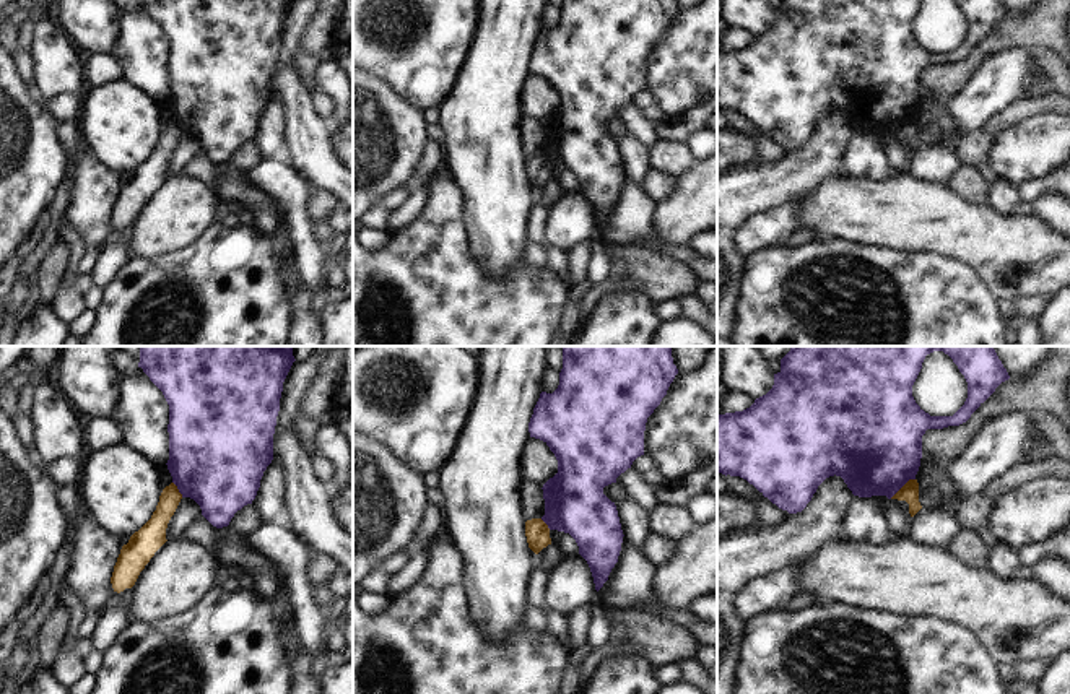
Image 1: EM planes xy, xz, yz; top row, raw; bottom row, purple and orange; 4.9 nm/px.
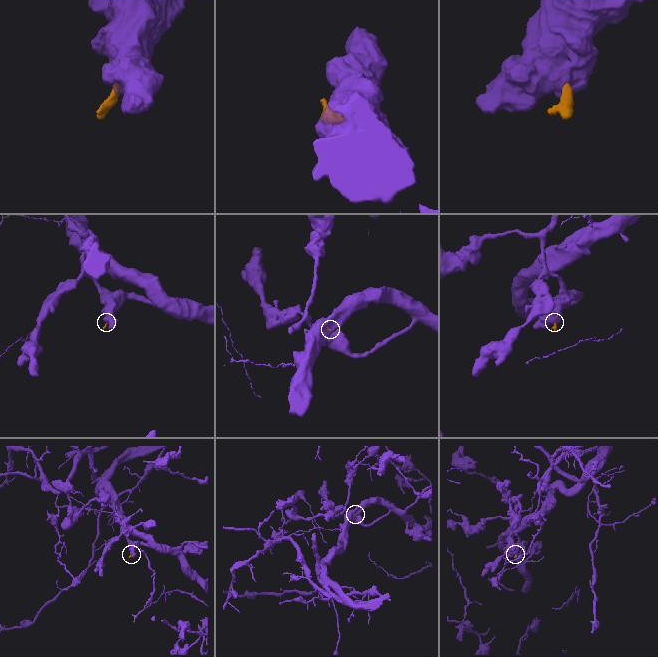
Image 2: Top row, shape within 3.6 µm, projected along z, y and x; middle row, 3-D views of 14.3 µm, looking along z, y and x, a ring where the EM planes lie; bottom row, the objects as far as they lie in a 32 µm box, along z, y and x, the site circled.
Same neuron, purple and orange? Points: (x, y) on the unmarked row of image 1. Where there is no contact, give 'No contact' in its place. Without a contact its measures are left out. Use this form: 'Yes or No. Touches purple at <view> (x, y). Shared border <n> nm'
No. Touches purple at yz (901, 122). Shared border 160 nm.

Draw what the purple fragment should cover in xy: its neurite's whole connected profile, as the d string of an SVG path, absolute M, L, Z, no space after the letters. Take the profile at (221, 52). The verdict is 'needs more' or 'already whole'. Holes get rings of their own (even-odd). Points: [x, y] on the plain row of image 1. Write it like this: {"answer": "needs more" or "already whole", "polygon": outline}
{"answer": "already whole", "polygon": "M138 0L169 41L167 106L182 133L194 135L216 164L252 140L273 96L283 18L293 0Z"}

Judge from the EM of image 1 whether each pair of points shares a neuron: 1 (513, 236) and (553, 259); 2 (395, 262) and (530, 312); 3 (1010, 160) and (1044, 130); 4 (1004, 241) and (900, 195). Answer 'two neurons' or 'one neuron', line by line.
1: two neurons
2: one neuron
3: one neuron
4: one neuron

